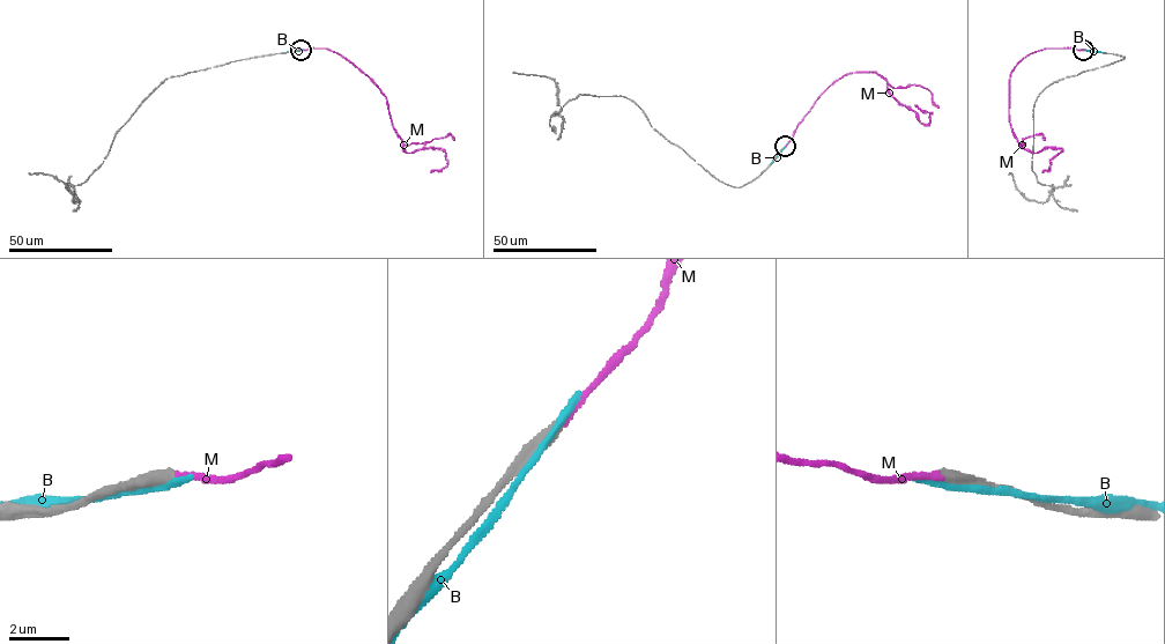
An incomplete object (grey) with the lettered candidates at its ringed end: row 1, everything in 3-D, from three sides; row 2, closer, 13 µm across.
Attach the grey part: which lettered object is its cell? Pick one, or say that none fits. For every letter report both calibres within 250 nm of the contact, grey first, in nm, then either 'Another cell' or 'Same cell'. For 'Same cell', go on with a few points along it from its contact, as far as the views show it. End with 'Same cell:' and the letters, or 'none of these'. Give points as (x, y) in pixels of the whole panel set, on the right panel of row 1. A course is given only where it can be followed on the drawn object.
B: Thickness 400 nm (grey) against 200 nm. Another cell
M: Thickness 440 nm (grey) against 240 nm. Same cell. Its course: (1083, 49), (1036, 51), (1010, 74), (1013, 135), (1032, 153), (1061, 149), (1043, 171)
Same cell: M

